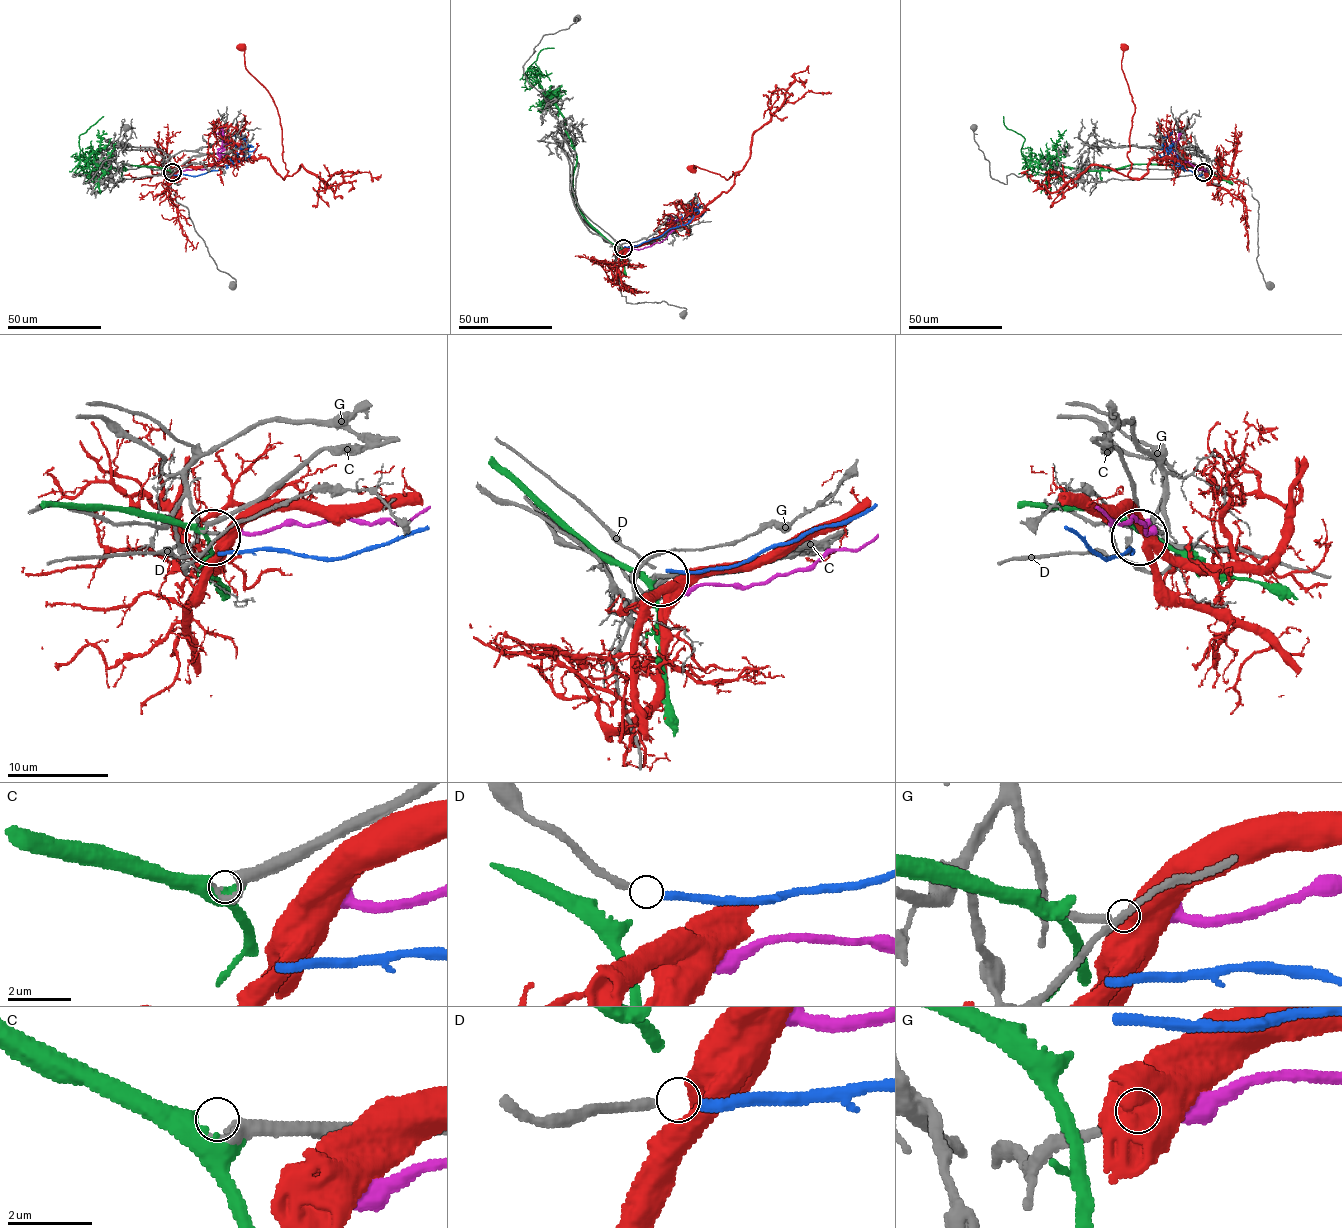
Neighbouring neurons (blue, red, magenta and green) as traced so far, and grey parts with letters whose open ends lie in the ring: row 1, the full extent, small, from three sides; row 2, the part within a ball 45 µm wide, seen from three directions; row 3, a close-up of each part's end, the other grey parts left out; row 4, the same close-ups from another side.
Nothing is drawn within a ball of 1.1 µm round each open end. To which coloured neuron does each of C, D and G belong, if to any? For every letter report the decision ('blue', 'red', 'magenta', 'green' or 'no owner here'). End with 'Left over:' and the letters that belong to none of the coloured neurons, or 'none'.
C: green
D: blue
G: magenta
Left over: none

